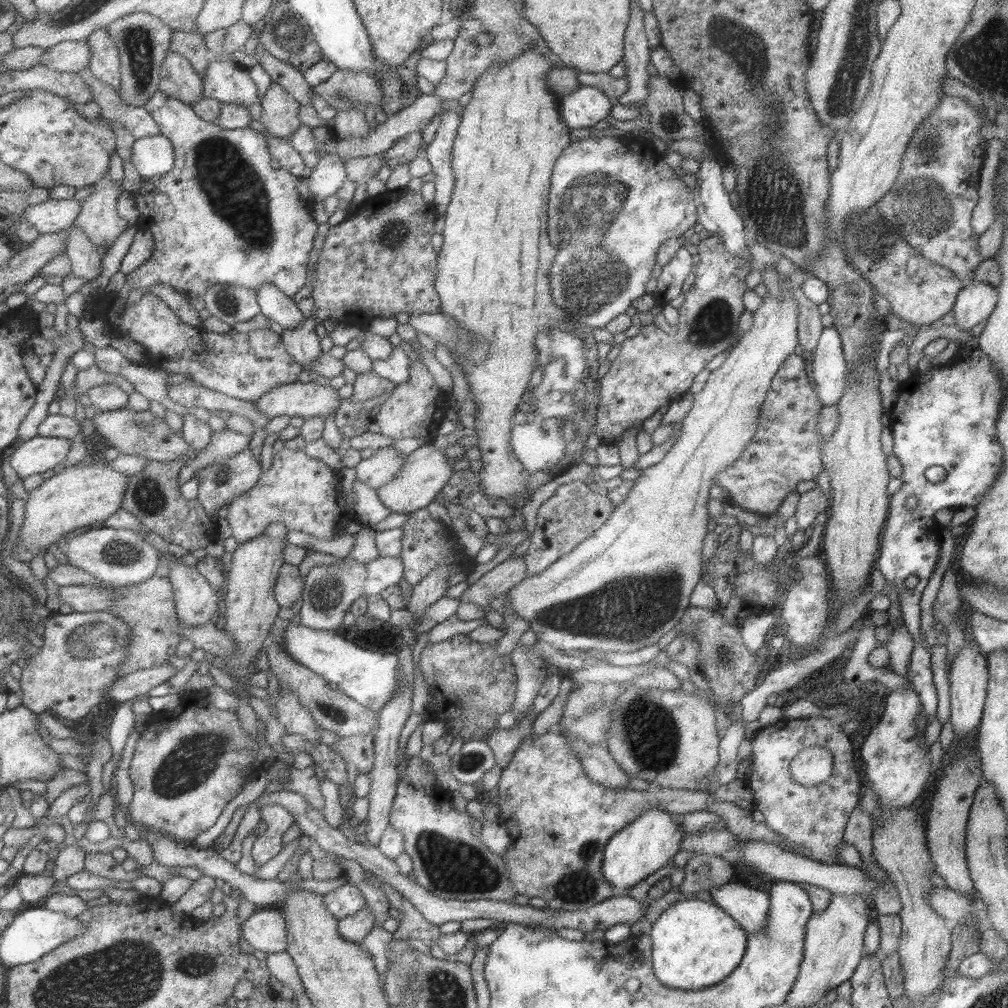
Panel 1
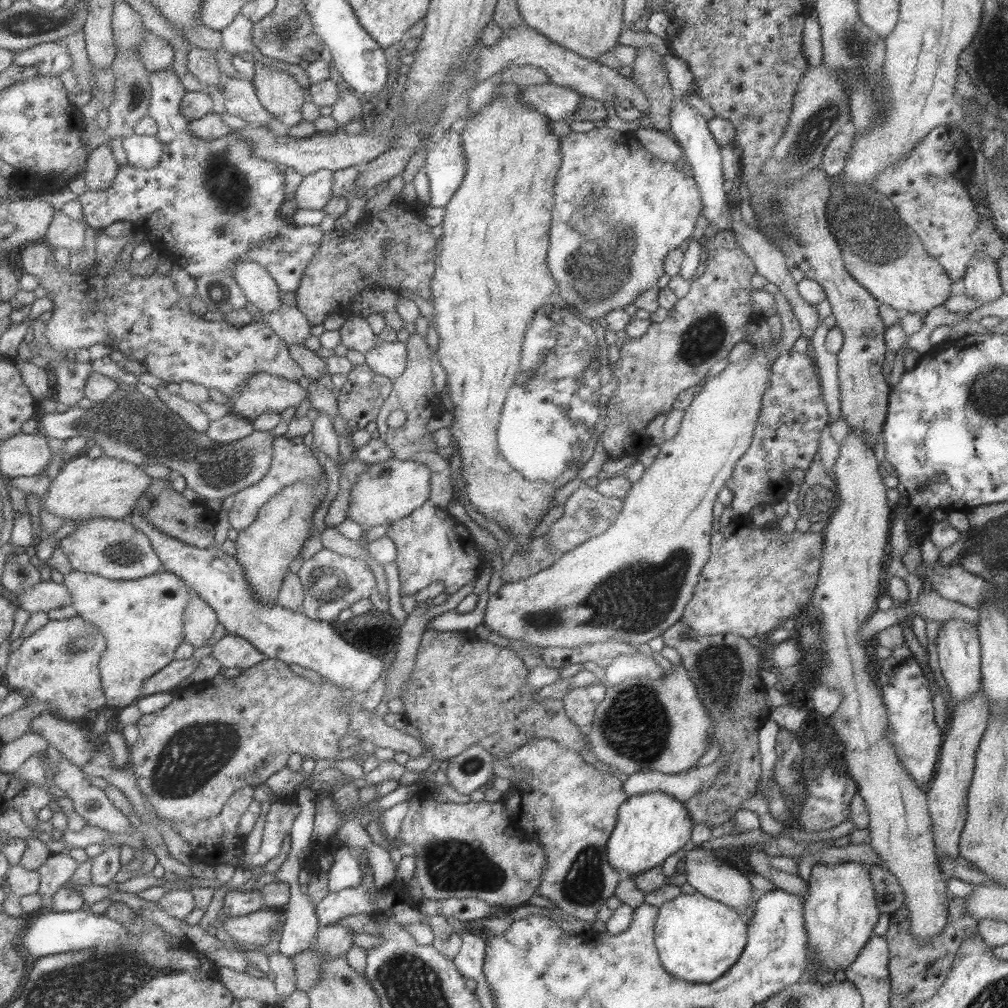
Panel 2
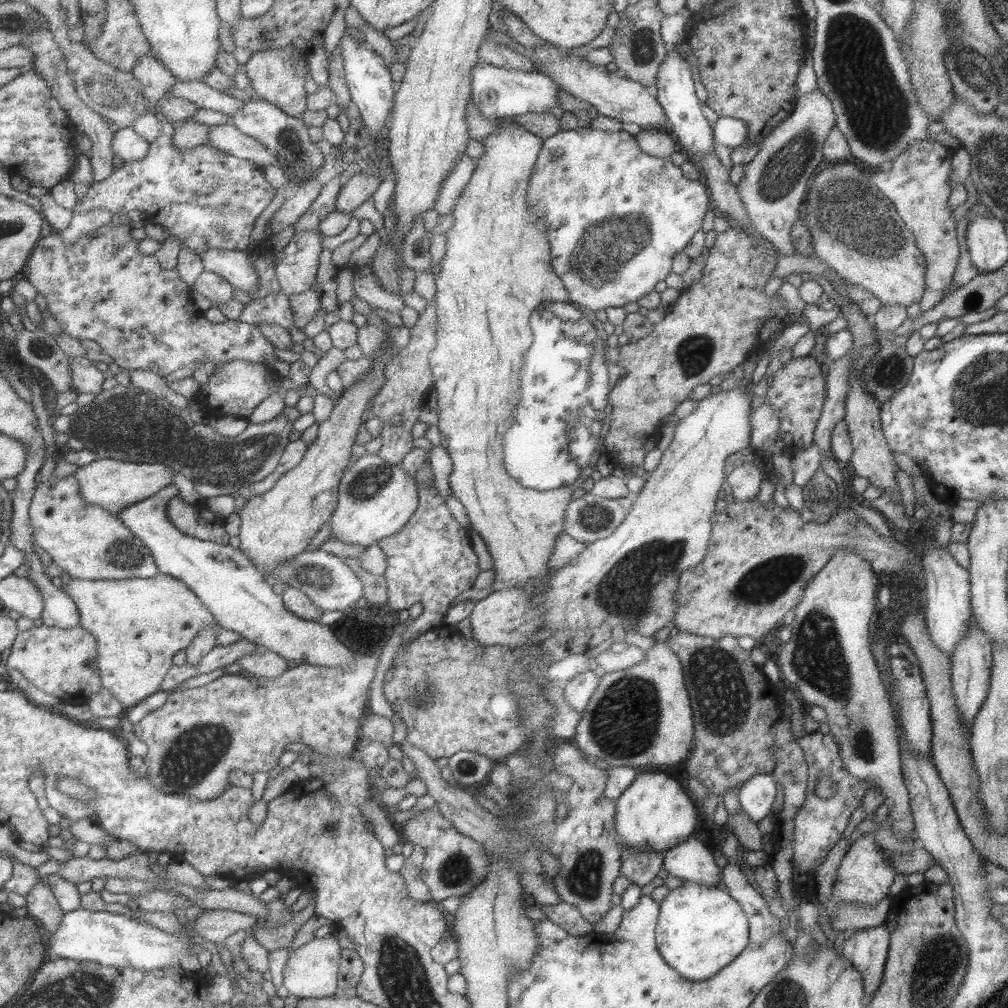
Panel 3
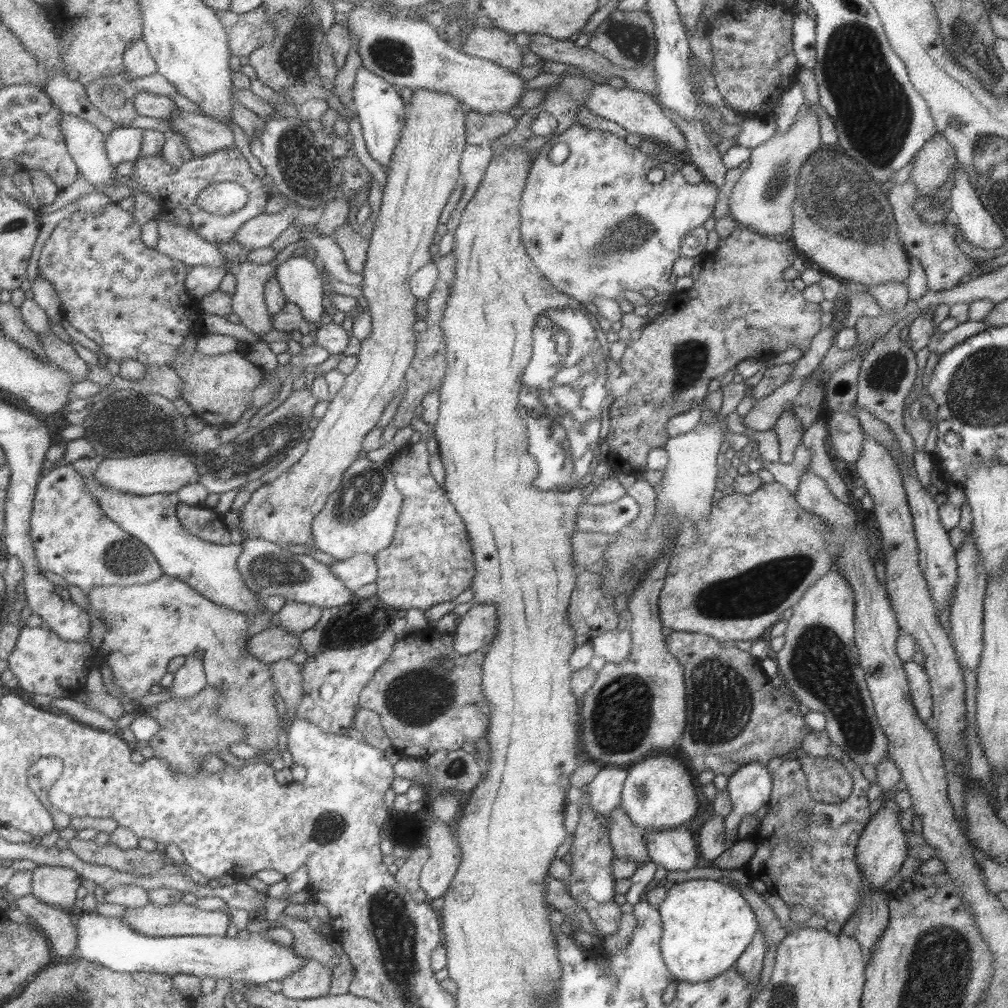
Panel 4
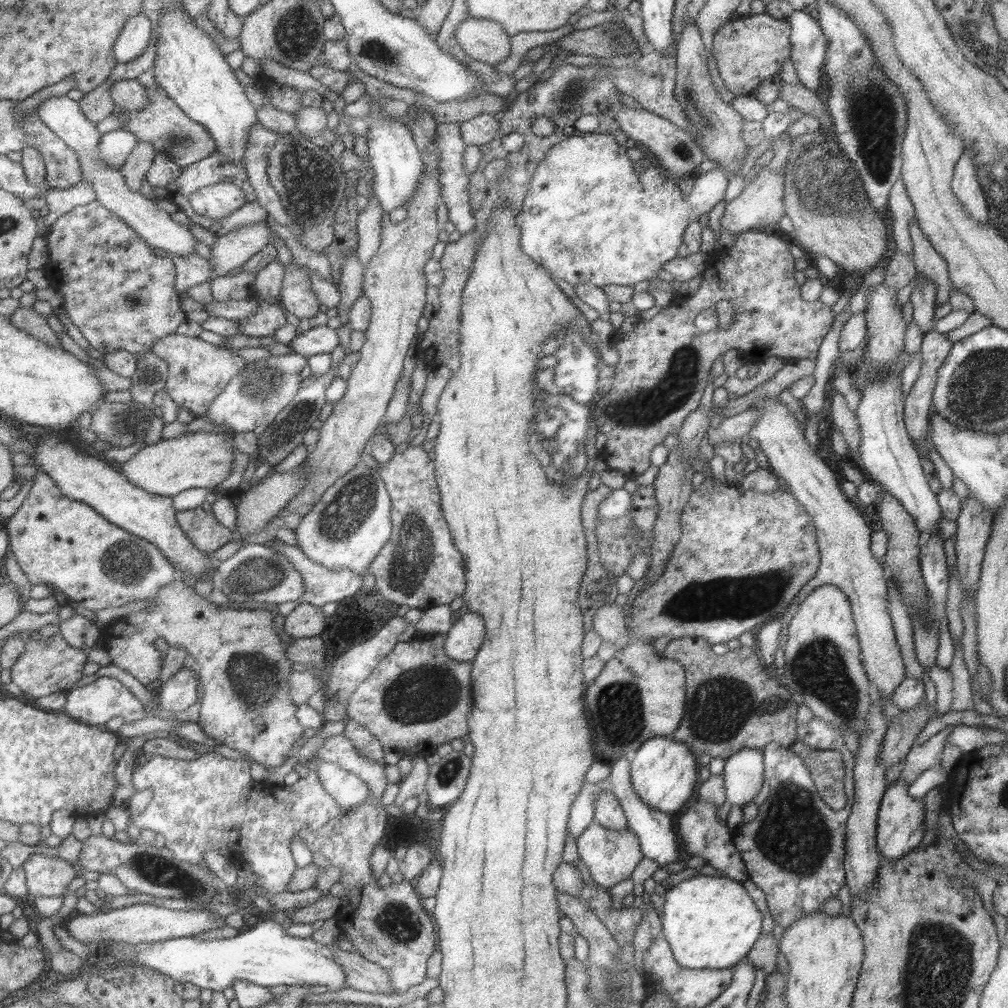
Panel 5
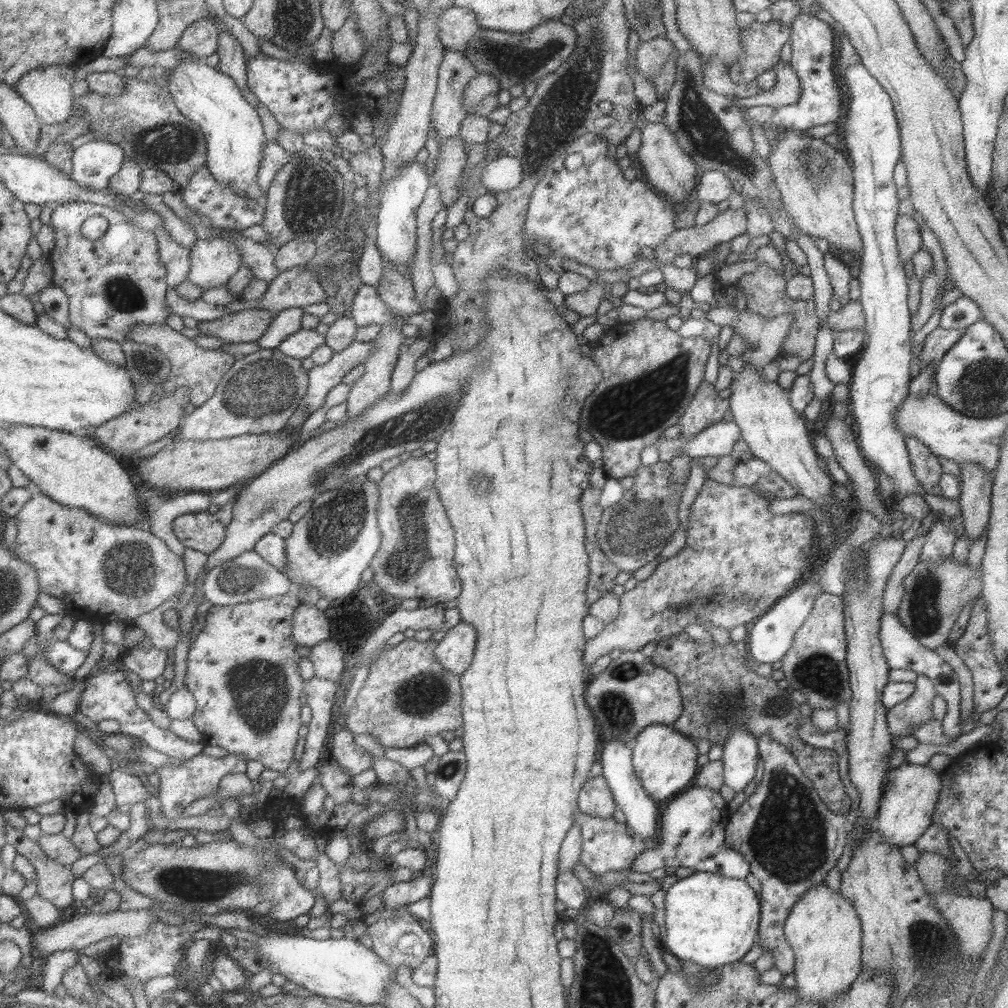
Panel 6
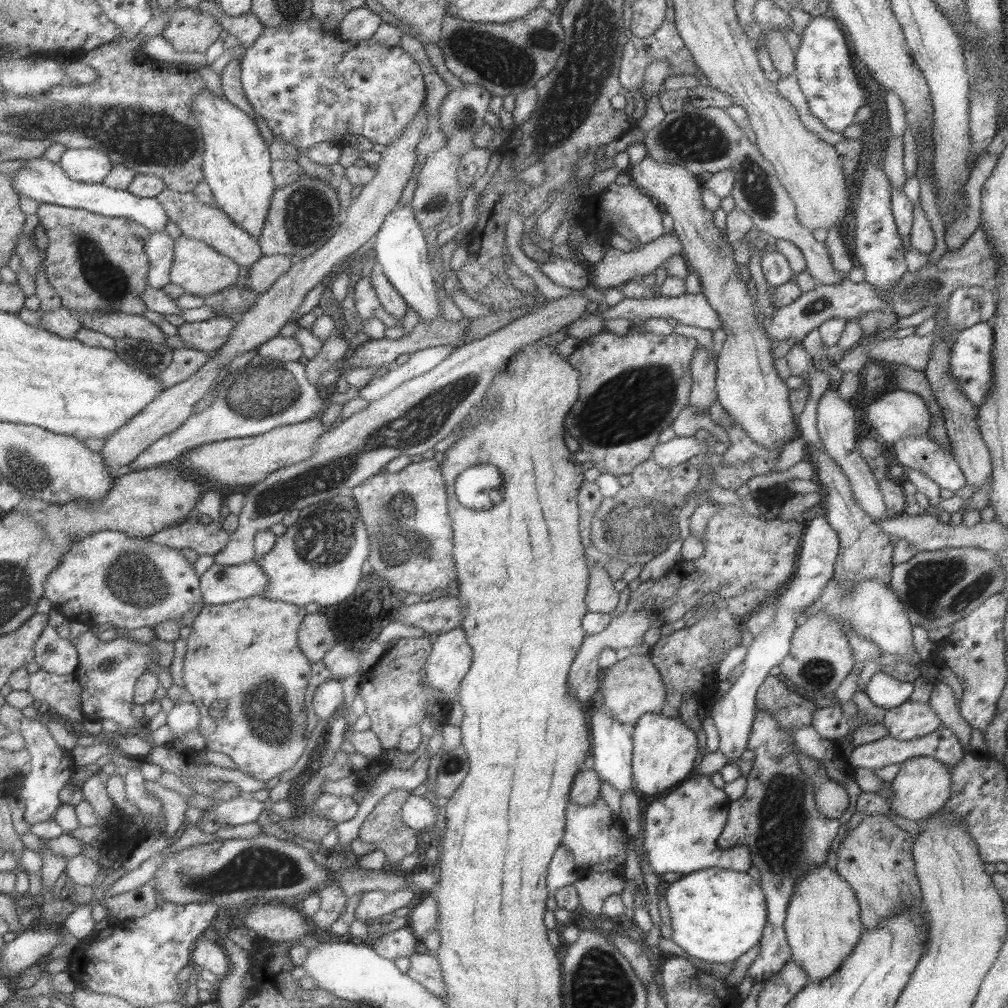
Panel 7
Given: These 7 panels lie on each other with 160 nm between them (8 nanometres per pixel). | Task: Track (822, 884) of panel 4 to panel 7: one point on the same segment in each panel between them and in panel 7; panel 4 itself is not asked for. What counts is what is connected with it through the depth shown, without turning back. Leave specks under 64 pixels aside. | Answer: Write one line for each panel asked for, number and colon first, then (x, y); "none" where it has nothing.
5: (793, 849)
6: (790, 839)
7: (776, 818)

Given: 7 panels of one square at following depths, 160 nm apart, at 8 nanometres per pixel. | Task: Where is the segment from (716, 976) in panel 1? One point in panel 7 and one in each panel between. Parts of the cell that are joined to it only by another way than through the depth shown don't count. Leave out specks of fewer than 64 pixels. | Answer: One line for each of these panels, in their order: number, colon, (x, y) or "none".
2: (697, 939)
3: (700, 929)
4: (706, 925)
5: (710, 922)
6: (711, 920)
7: (717, 914)

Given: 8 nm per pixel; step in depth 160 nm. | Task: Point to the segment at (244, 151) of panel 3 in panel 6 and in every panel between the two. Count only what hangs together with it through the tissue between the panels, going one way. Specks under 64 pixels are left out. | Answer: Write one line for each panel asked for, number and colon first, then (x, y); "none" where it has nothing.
4: (203, 135)
5: (161, 123)
6: (144, 119)

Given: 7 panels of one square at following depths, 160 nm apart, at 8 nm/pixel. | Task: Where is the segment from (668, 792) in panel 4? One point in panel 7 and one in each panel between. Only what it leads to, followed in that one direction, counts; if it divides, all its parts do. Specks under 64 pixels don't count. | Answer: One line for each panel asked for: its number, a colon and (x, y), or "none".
5: (663, 772)
6: (664, 760)
7: (663, 749)

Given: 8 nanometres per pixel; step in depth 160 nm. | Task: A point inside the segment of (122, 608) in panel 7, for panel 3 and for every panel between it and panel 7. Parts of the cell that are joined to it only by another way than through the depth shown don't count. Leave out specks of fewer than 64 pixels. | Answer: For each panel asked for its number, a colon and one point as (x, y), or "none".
3: (88, 541)
4: (73, 537)
5: (97, 564)
6: (102, 573)

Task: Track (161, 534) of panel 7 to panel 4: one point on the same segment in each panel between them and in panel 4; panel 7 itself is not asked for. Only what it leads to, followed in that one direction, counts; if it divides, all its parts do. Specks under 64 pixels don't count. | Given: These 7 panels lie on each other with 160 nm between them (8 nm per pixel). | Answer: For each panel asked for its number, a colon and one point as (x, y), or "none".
4: (203, 522)
5: (206, 534)
6: (201, 531)

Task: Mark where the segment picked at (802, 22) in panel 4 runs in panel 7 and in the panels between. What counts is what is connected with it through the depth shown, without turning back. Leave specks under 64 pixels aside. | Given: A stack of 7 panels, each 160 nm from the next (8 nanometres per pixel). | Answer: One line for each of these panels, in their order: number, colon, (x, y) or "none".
5: (808, 44)
6: (819, 101)
7: (822, 66)

